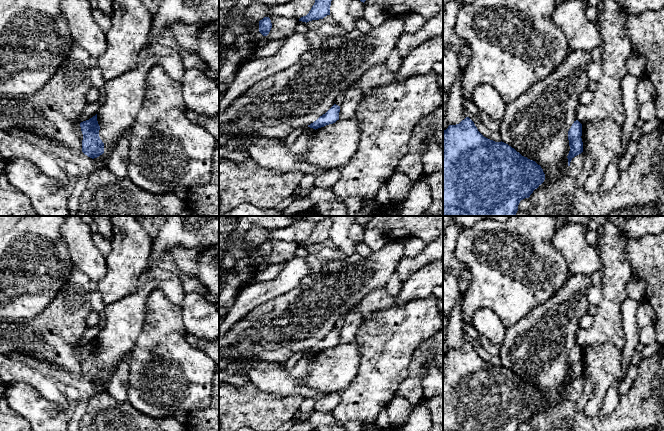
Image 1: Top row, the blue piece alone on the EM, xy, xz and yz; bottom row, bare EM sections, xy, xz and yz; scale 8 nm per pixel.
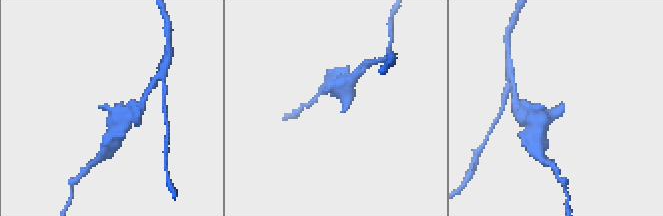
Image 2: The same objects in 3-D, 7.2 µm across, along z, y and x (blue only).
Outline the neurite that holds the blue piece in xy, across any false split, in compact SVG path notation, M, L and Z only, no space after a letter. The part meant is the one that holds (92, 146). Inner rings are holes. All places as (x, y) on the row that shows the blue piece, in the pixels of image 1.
M97 114L89 120L80 123L83 134L82 152L94 159L104 153L104 143L99 137L100 126L97 121Z

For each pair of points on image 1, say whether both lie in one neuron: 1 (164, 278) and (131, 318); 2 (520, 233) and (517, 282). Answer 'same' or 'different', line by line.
1: same
2: same

